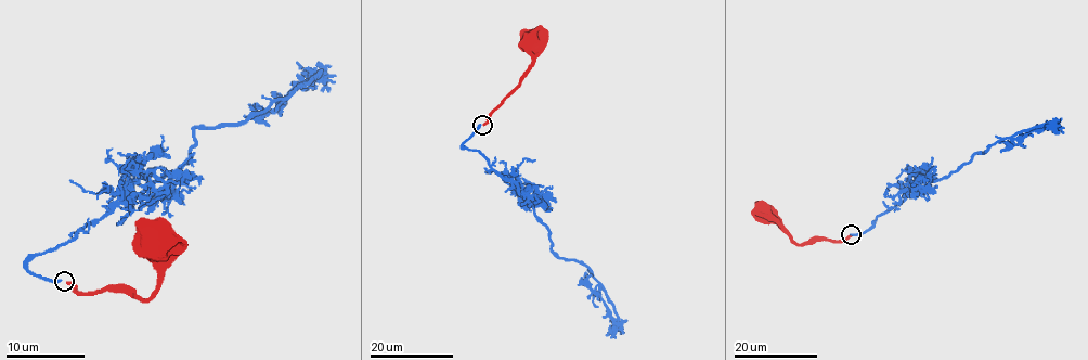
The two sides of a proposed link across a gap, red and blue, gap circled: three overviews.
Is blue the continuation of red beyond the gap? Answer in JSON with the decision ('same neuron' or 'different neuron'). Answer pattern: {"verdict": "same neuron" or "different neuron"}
{"verdict": "different neuron"}

